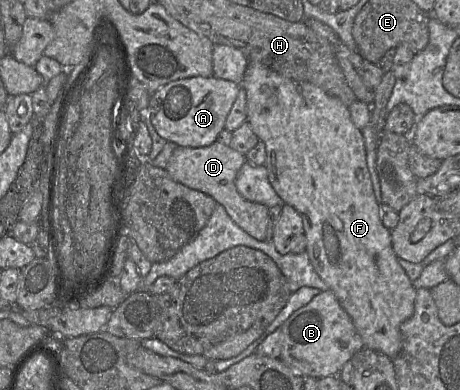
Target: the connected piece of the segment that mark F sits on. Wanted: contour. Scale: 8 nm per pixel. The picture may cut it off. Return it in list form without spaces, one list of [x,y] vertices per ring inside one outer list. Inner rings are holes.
[[[249,62],[241,86],[246,91],[247,121],[259,140],[263,141],[266,146],[266,161],[264,165],[268,170],[269,181],[284,203],[292,206],[302,216],[304,231],[307,237],[306,251],[309,254],[314,269],[329,286],[329,289],[334,292],[340,305],[351,317],[365,348],[381,352],[393,360],[402,349],[400,326],[414,313],[416,289],[405,270],[398,263],[399,258],[392,247],[391,230],[387,229],[381,221],[379,203],[374,195],[367,166],[362,130],[352,121],[350,109],[338,98],[329,95],[312,83],[297,81],[279,75],[258,62]]]

